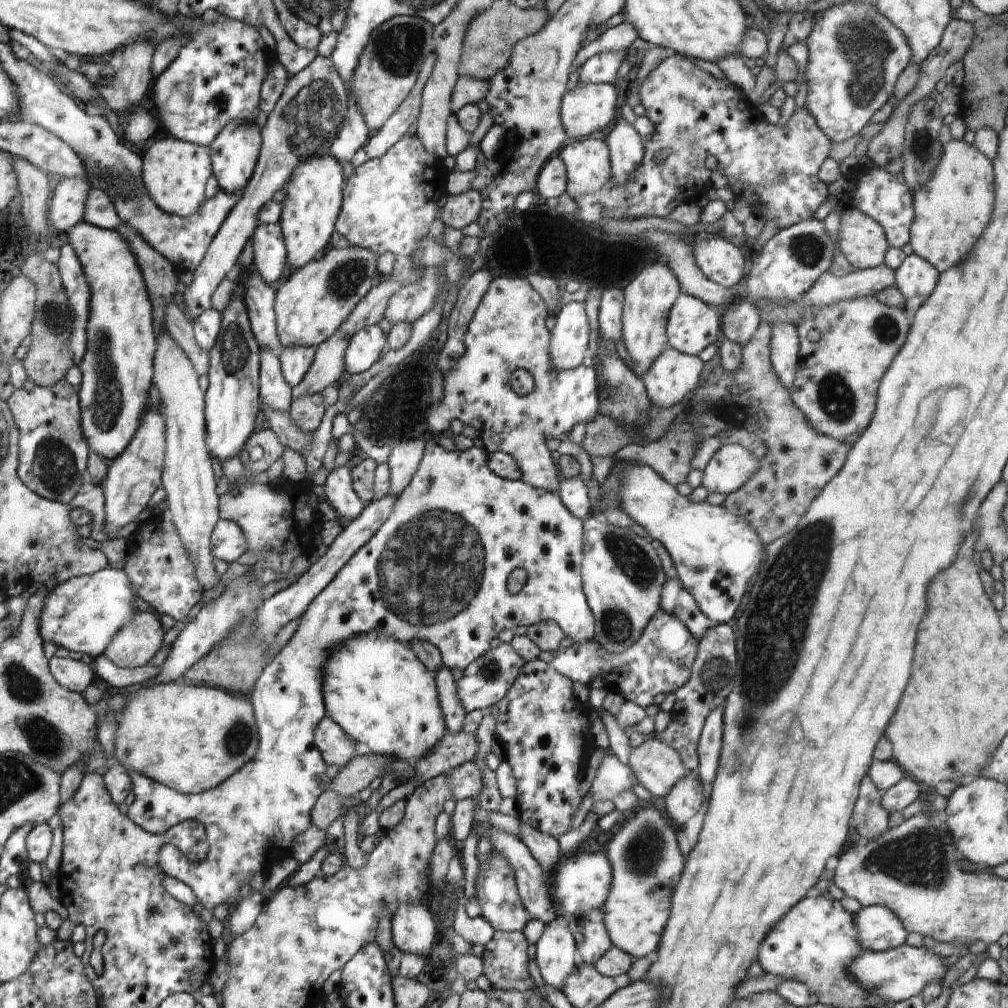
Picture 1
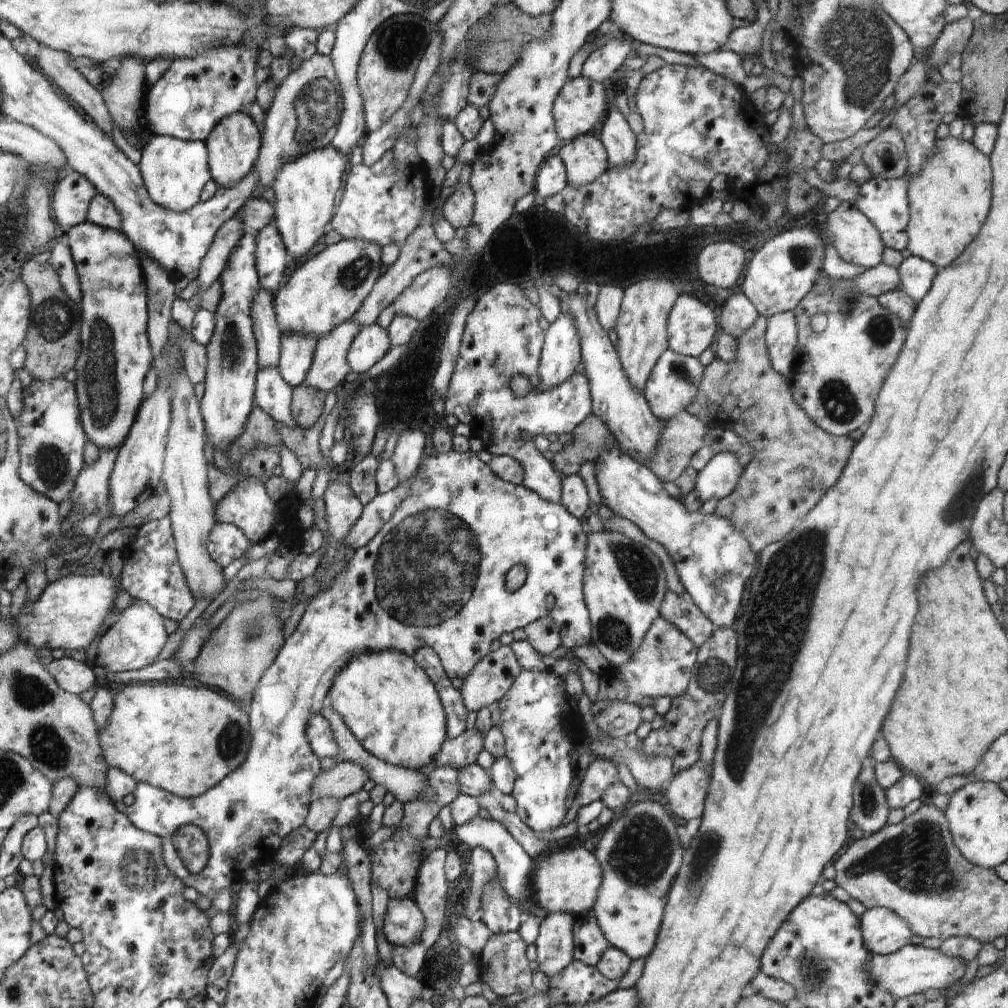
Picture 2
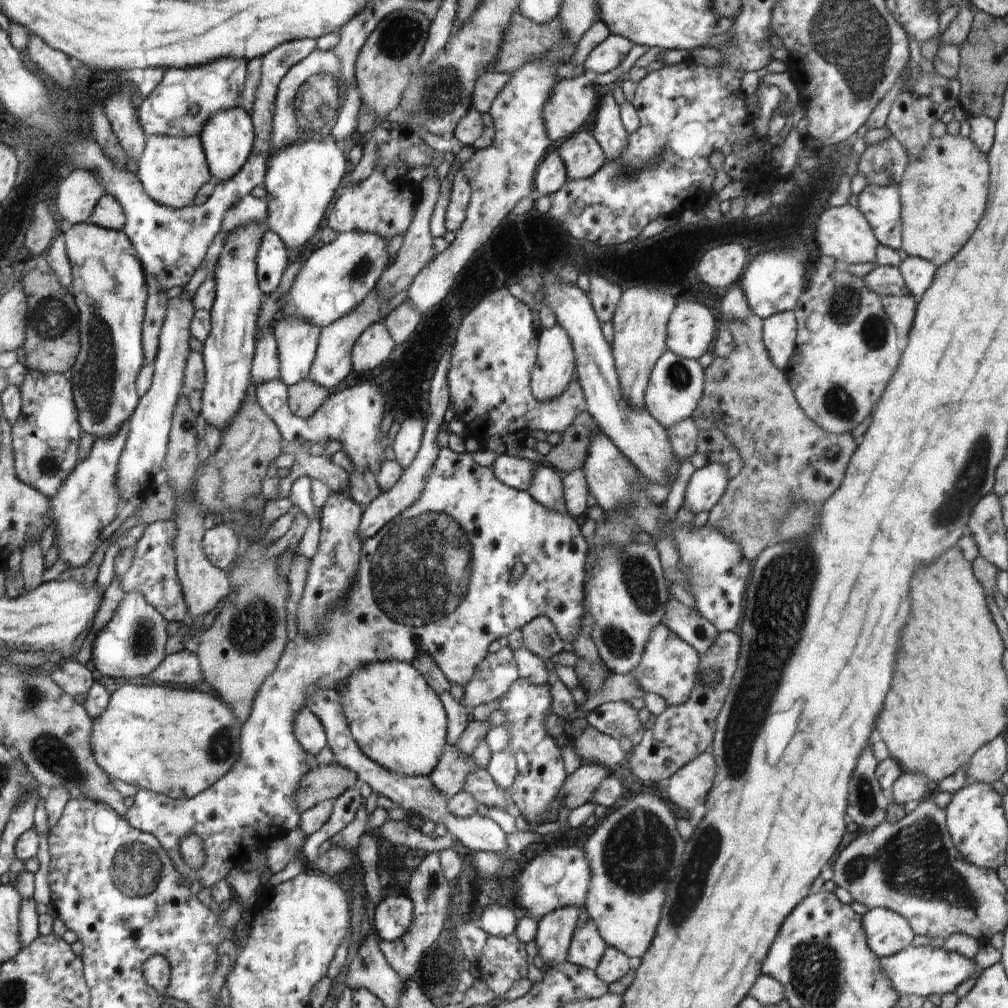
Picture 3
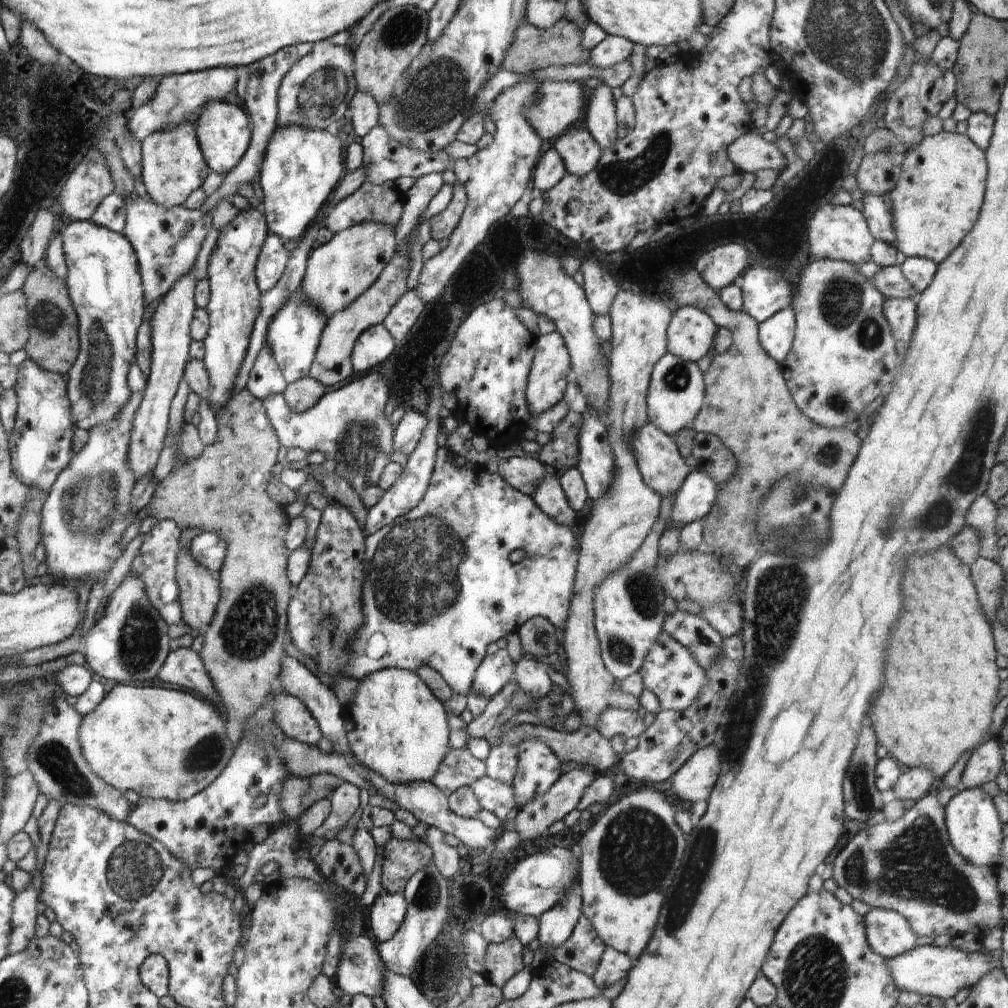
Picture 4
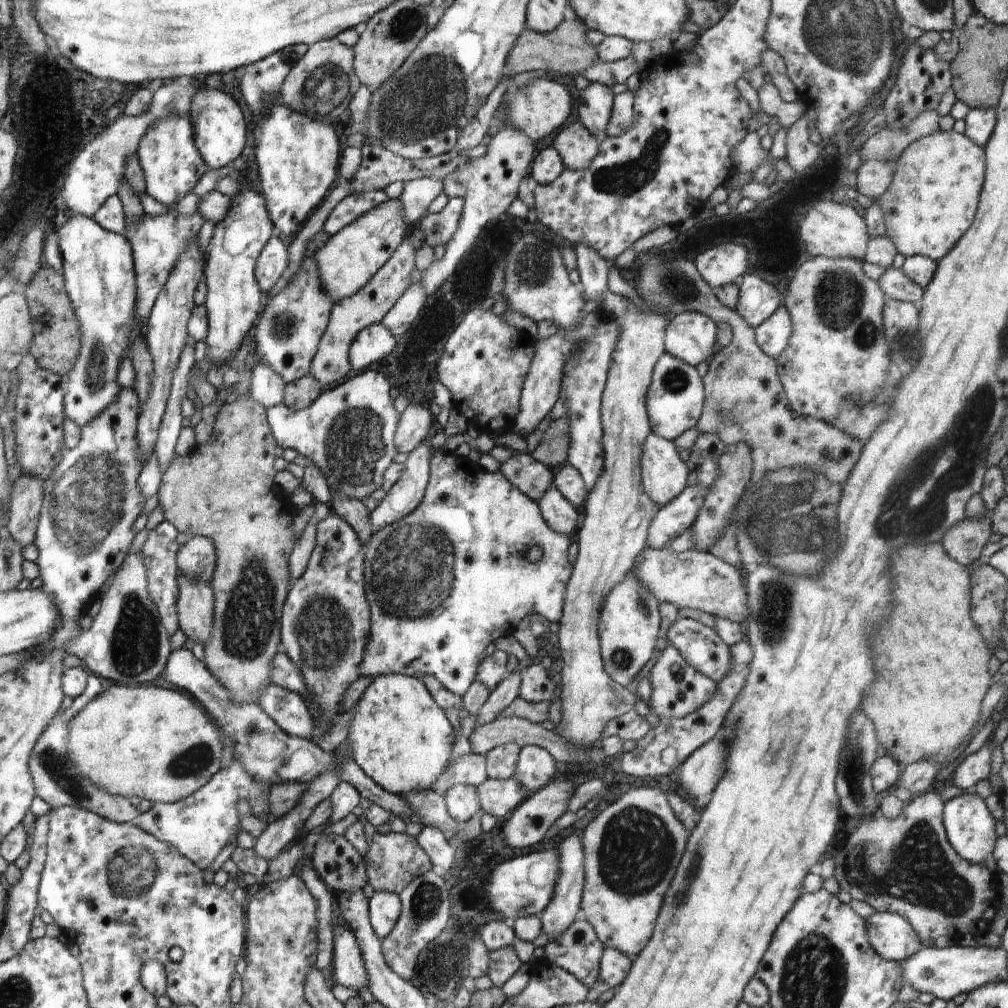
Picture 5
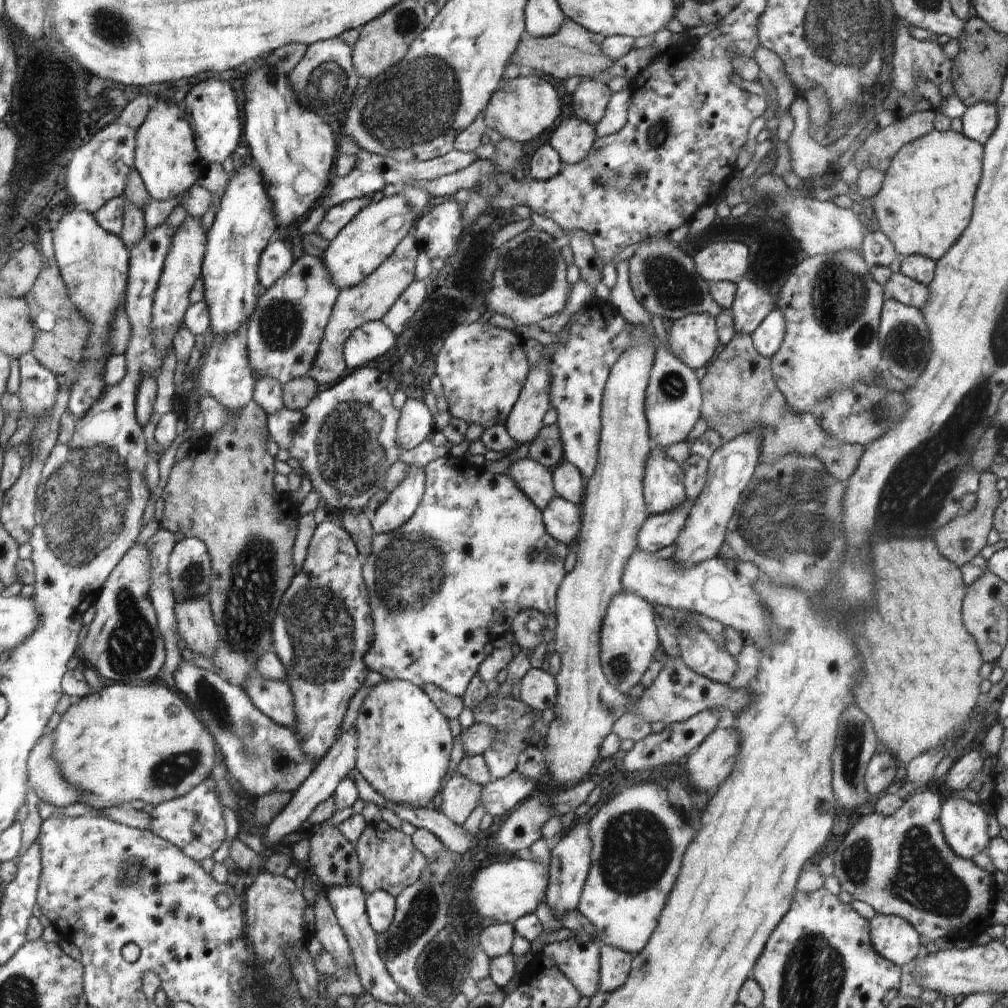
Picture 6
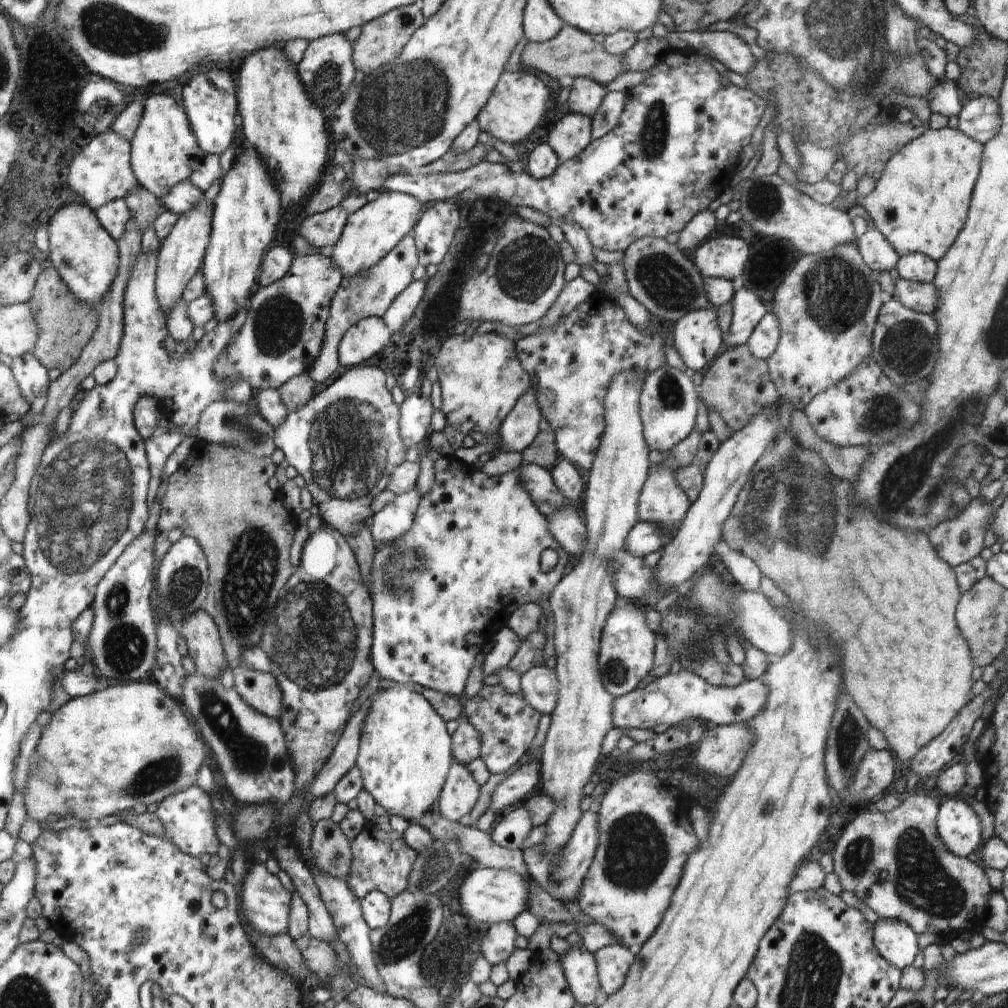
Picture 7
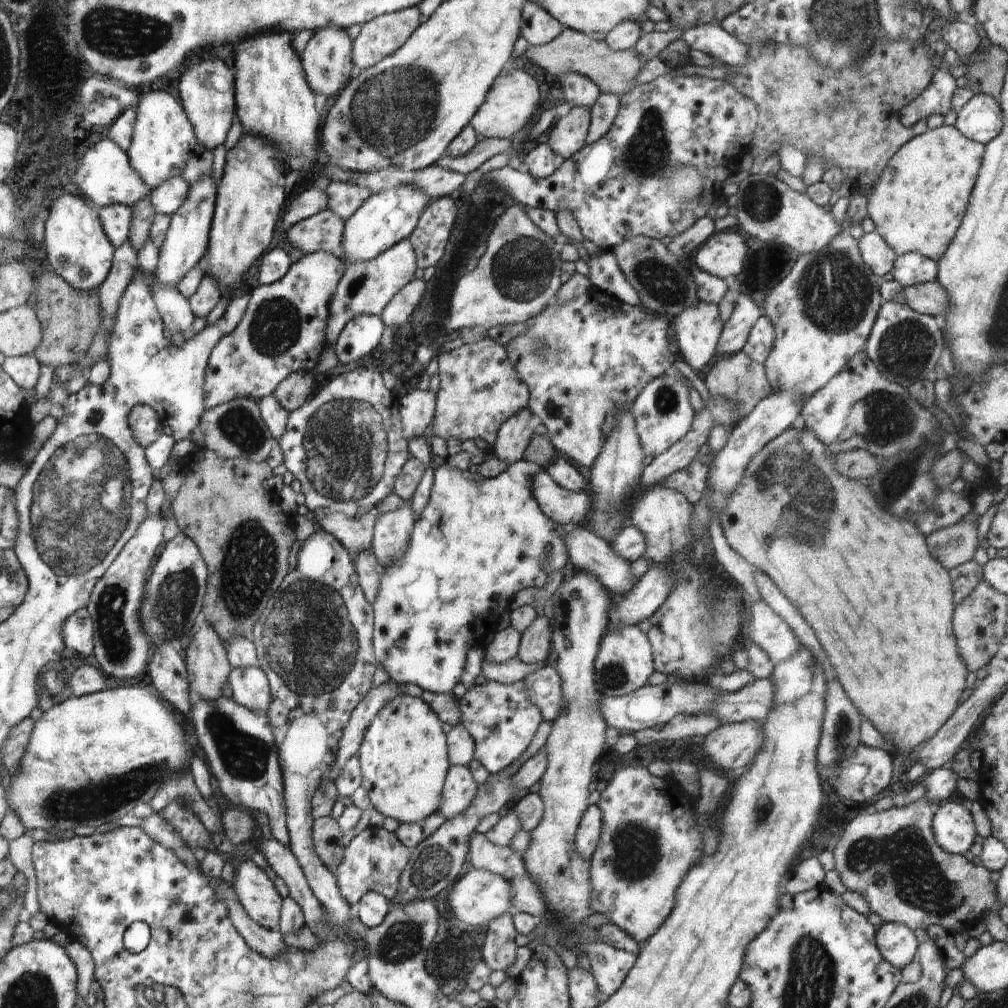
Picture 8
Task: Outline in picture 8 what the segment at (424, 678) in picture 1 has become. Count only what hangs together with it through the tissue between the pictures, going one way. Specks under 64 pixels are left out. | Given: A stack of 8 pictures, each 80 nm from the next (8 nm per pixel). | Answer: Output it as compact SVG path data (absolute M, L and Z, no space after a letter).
M406 694L393 698L371 720L357 753L361 786L367 790L374 810L402 823L437 820L442 784L451 762L442 721L425 700Z

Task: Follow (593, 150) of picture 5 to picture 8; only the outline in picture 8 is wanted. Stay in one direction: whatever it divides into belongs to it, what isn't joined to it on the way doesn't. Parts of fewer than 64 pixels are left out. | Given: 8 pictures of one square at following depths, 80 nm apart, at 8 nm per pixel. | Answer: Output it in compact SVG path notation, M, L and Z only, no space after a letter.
M572 107L556 122L549 134L548 144L558 161L578 154L585 146L591 126L590 107Z

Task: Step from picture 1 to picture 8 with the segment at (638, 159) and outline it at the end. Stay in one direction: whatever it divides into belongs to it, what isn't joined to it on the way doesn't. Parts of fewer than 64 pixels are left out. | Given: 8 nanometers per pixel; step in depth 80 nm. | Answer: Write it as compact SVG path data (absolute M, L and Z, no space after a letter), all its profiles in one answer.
M568 71L560 76L558 85L564 93L564 100L571 107L590 107L600 96L601 90L587 76Z

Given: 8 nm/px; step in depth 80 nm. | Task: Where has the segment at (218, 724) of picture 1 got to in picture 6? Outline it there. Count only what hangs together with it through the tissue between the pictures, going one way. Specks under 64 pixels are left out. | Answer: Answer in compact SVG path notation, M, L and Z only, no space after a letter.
M149 682L143 685L115 683L112 684L112 686L102 688L100 692L90 692L83 699L79 699L70 705L68 710L63 714L62 719L60 719L54 732L56 736L56 760L62 765L63 776L66 777L72 785L75 785L75 788L79 789L80 793L83 793L83 797L79 800L78 808L76 809L82 812L88 812L88 810L92 808L94 808L94 810L104 811L113 805L129 804L132 800L142 800L145 804L153 804L156 806L167 800L187 795L194 788L198 787L200 782L206 780L208 772L210 772L212 766L214 766L214 756L216 756L217 744L210 730L206 728L206 725L204 725L202 721L198 722L198 716L196 716L195 712L190 710L190 706L188 706L176 692L170 692L164 682Z

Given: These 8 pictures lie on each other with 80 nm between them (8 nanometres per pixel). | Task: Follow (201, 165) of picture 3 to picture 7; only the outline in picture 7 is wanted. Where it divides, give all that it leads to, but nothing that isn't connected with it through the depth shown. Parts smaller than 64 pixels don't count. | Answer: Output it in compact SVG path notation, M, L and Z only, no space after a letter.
M155 94L144 98L142 118L131 140L131 167L138 182L158 200L176 183L190 180L194 154L204 154L196 144L195 132L184 108L171 95Z

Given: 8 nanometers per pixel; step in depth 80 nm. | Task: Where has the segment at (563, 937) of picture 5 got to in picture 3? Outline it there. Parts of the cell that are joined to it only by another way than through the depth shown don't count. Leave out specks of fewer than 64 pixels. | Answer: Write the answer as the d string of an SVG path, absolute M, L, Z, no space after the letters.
M585 913L579 916L574 938L567 952L567 961L595 971L606 954L607 943L600 936L595 921Z

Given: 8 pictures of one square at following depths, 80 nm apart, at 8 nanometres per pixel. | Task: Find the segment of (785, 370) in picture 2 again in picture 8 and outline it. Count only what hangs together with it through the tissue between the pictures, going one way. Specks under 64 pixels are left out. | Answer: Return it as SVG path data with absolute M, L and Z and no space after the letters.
M760 316L749 332L744 351L753 361L765 365L766 359L772 350L775 339L775 330L771 320Z

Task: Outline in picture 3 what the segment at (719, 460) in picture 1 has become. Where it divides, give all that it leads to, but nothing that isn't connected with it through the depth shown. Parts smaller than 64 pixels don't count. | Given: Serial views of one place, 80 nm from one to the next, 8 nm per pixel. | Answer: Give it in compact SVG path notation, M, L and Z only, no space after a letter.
M718 463L696 469L686 485L683 506L695 515L708 512L721 499L728 479L725 467Z

